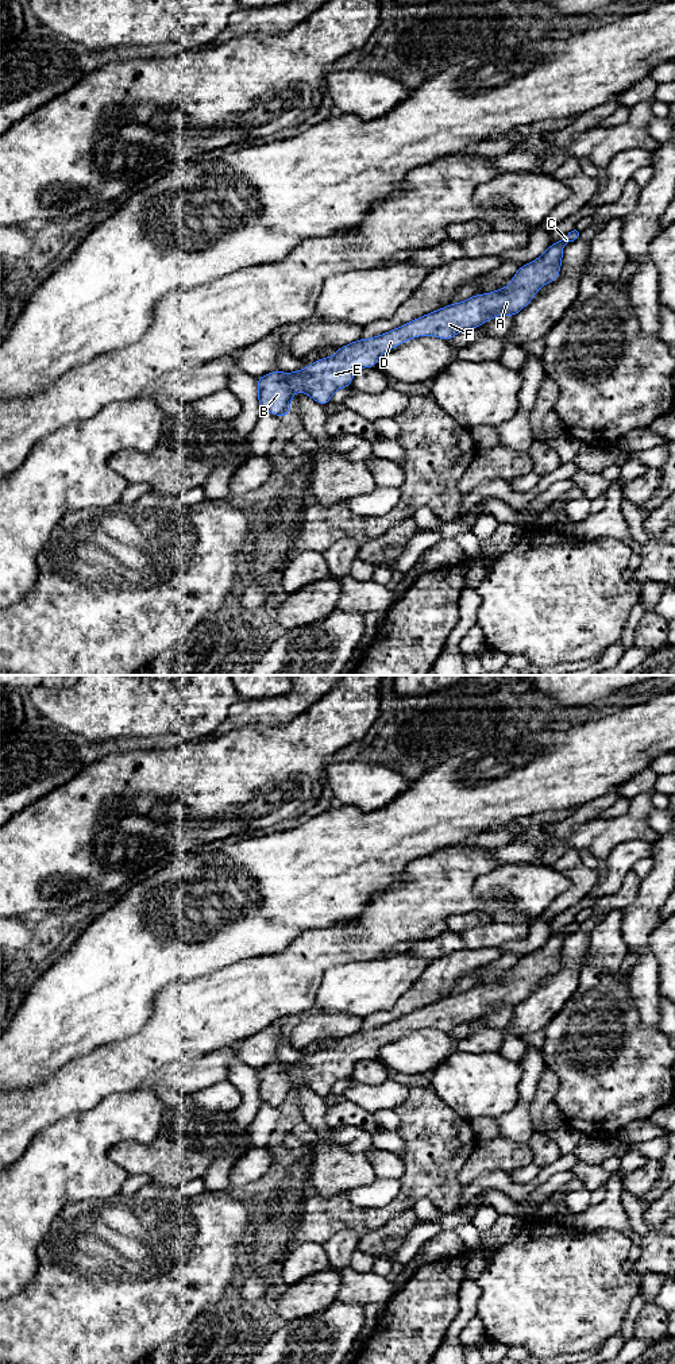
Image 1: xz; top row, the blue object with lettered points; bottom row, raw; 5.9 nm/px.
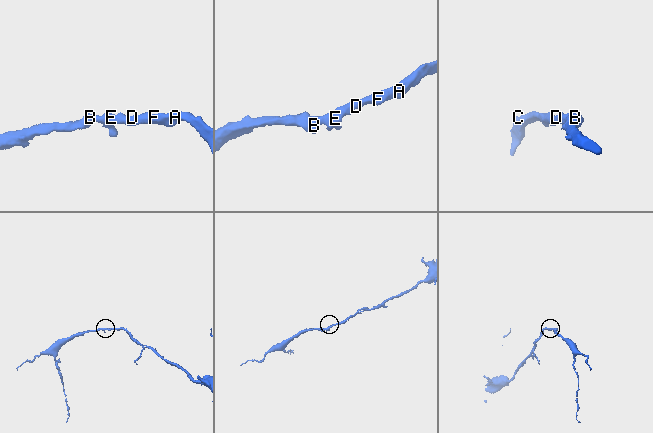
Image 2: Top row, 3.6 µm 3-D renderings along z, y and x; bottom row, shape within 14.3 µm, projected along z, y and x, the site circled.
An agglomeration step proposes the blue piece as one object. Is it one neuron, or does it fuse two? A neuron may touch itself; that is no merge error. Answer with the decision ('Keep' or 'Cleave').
Keep

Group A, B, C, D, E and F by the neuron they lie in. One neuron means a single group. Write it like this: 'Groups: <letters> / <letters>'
Groups: A B C D E F

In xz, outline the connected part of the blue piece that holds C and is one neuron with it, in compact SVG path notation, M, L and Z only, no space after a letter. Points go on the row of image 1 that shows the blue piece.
M576 230L533 259L520 266L508 286L490 293L448 304L417 317L402 327L342 346L333 357L320 358L310 366L293 373L275 370L256 378L258 402L271 415L289 417L296 392L312 397L324 406L333 393L351 388L354 374L363 367L375 367L379 357L417 336L436 336L450 342L456 334L478 328L497 316L516 316L535 297L537 290L560 274L563 246L579 236Z

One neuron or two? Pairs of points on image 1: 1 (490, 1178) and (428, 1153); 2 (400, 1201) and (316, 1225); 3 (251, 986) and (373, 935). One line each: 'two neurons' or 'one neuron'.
1: two neurons
2: one neuron
3: one neuron

